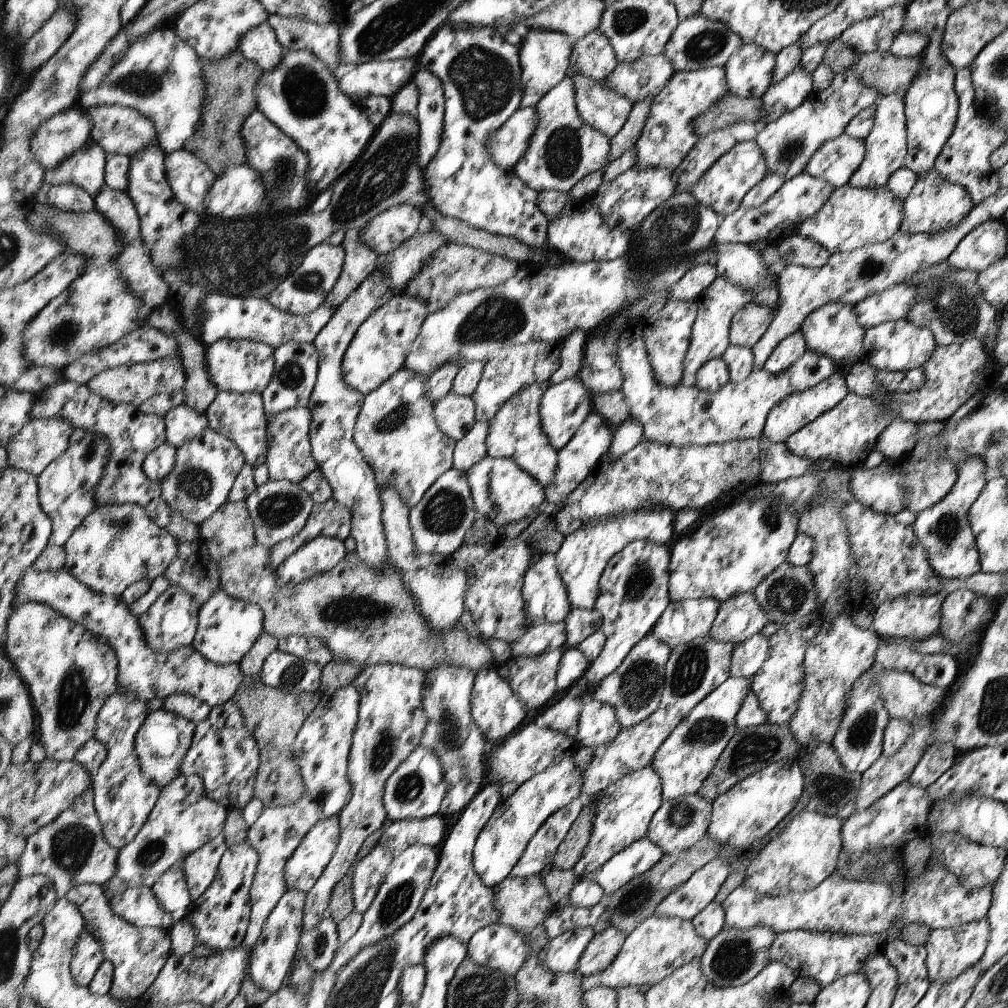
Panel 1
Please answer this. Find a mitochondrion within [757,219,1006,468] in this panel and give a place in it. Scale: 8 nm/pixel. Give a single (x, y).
(954, 308)

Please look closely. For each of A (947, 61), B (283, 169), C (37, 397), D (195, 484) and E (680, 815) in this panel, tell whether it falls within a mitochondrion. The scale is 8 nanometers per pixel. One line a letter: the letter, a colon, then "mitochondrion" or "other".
A: other
B: mitochondrion
C: other
D: mitochondrion
E: mitochondrion

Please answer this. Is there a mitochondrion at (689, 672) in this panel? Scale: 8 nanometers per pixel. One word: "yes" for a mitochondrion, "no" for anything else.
yes

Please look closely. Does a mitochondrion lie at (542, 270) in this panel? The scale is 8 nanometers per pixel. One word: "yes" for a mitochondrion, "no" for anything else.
no

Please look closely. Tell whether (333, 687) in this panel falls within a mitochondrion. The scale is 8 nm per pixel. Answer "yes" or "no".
no

